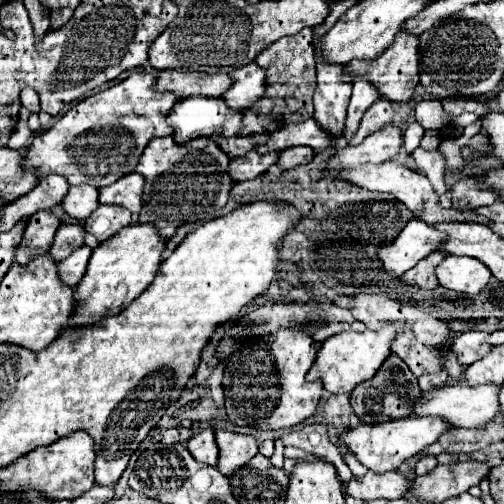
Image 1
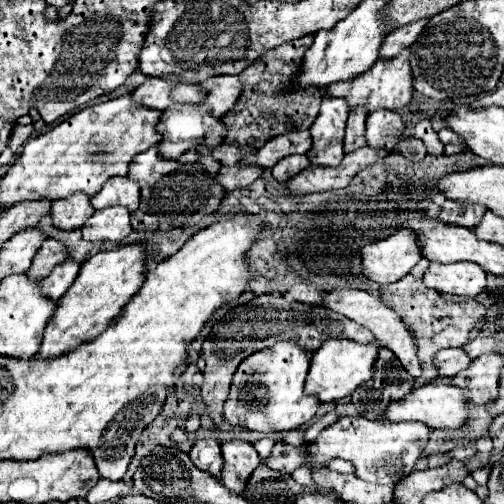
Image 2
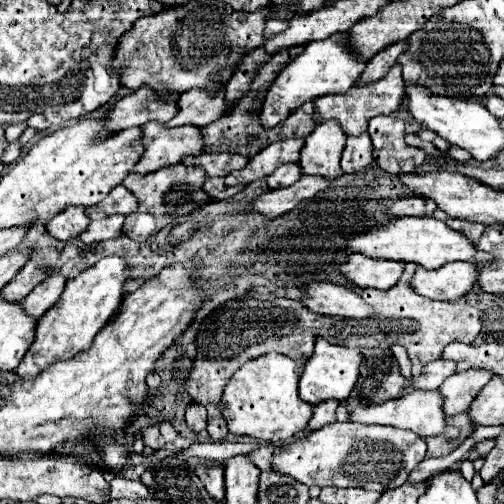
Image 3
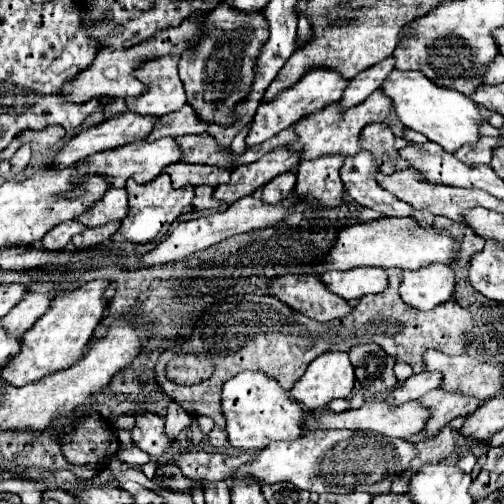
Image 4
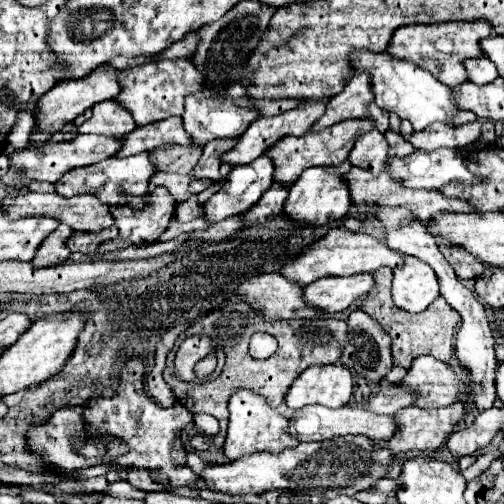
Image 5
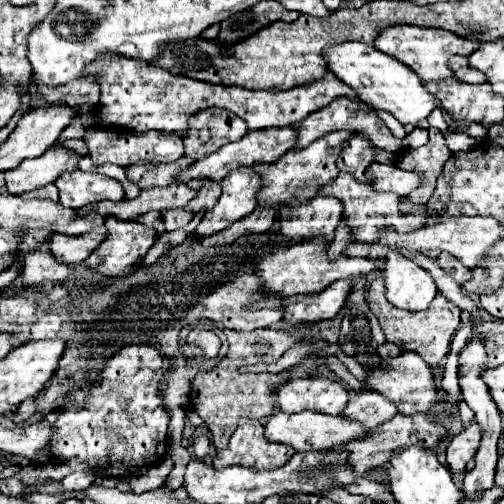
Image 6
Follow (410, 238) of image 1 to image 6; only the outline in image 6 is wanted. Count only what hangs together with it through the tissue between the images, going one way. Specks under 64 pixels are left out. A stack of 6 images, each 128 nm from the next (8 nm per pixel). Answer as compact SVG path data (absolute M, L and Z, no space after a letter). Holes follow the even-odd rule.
M346 278L346 280L336 280L316 296L286 298L284 322L288 322L290 326L298 326L302 322L320 322L320 320L334 318L344 306L350 286L352 286L352 280Z

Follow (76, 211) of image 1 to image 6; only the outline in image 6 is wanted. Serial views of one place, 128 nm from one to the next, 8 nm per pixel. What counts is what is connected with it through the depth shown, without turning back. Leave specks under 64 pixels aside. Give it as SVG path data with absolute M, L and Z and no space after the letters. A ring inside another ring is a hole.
M46 232L46 236L38 240L38 250L34 252L30 248L20 248L20 252L24 252L24 268L20 274L24 288L36 288L46 282L62 284L70 276L70 268L66 264L56 264L56 260L48 256L48 238L50 234Z

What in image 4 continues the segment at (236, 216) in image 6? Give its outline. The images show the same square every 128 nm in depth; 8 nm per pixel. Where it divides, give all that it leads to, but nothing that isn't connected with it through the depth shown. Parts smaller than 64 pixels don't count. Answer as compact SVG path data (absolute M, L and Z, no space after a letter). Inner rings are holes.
M276 148L252 164L236 166L232 170L230 182L216 188L212 196L214 200L220 202L236 202L240 198L252 196L258 188L268 184L280 172L294 170L298 162L300 162L300 154L290 152L288 148Z

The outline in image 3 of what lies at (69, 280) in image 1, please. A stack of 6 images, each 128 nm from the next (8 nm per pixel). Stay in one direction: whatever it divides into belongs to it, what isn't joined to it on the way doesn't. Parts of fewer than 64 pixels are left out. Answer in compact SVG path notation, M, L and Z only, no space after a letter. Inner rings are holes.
M52 274L48 280L40 282L40 284L22 300L24 312L26 312L28 316L32 316L32 318L38 320L48 308L52 308L52 306L58 302L58 298L60 298L60 294L62 294L62 290L64 290L64 284L66 284L66 280L64 280L62 276L58 276L58 274Z

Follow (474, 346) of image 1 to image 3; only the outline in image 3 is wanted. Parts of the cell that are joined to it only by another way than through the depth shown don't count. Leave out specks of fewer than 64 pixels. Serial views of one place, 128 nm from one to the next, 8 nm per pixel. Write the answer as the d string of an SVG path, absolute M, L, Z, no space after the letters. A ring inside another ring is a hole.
M438 358L438 360L426 364L420 378L412 378L410 386L414 390L436 390L454 372L456 372L456 366L450 360L440 360Z

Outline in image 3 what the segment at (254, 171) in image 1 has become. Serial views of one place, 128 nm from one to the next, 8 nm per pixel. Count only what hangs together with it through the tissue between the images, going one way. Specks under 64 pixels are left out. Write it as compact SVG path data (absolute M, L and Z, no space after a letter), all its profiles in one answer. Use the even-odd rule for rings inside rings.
M208 178L206 184L204 184L204 192L210 196L210 200L226 200L234 194L238 194L242 188L240 186L232 186L232 188L226 188L224 186L224 178Z

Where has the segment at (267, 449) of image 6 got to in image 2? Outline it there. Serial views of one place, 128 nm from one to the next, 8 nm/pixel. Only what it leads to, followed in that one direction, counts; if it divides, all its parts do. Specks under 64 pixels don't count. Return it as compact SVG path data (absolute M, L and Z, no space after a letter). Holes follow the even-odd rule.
M280 342L274 348L248 356L234 374L228 400L224 402L224 418L232 426L258 432L296 430L308 424L320 404L316 396L304 394L304 378L310 368L310 358L312 352L304 352L288 342Z

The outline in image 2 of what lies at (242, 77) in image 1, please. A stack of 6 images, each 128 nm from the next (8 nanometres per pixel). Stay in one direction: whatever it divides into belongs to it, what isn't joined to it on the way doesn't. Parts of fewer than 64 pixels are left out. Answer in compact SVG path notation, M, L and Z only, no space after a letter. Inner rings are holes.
M214 76L202 82L200 88L206 92L204 104L208 104L214 118L224 116L224 112L228 112L236 104L242 92L238 76Z

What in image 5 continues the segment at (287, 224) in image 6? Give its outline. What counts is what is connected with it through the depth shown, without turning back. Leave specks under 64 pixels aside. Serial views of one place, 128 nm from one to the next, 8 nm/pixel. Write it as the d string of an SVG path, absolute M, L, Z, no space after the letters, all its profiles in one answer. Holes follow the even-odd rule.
M308 168L292 186L288 192L288 200L284 202L284 216L288 220L294 220L296 226L310 224L310 226L324 226L328 222L340 220L350 210L350 194L348 188L344 188L342 176L328 168Z

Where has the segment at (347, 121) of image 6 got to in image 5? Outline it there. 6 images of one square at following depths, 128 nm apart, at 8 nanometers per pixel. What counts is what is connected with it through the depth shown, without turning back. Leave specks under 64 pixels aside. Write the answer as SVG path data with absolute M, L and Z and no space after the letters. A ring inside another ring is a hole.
M354 74L344 84L344 90L328 102L324 116L312 126L312 130L318 132L350 118L370 118L376 130L380 130L382 134L388 132L388 112L376 108L372 100L370 80L364 74Z

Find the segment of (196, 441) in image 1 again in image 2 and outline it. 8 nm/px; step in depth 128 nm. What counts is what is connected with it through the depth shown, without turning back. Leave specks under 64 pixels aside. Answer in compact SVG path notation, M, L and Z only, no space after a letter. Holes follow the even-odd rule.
M198 440L192 450L190 450L190 460L194 462L196 468L208 472L216 480L220 480L222 472L222 452L220 444L216 440Z

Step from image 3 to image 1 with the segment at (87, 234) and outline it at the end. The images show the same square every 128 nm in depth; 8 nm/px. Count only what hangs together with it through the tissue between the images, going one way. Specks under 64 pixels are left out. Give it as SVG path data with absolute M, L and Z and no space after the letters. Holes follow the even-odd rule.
M98 206L86 220L84 230L92 236L96 236L98 242L106 242L112 238L118 230L126 228L132 222L130 212L122 206Z

